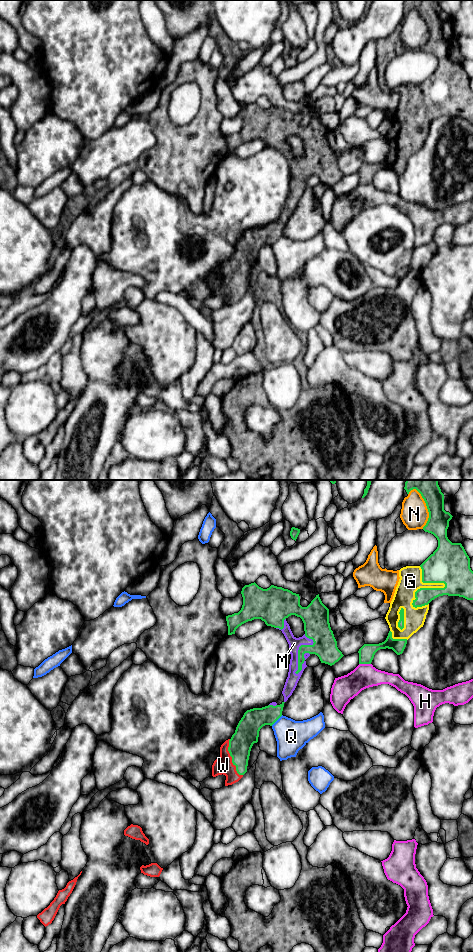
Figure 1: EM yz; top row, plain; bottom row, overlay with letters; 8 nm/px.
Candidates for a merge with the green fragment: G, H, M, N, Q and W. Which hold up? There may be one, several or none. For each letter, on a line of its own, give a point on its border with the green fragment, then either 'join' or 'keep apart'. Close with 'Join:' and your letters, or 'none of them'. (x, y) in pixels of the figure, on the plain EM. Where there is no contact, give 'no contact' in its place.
G: yz (441, 108) | join
H: yz (365, 183) | keep apart
M: yz (299, 169) | join
N: yz (427, 28) | keep apart
Q: yz (276, 240) | keep apart
W: yz (232, 278) | join
Join: G, M, W

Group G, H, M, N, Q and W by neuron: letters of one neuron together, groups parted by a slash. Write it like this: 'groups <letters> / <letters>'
groups G M W / H / N / Q

